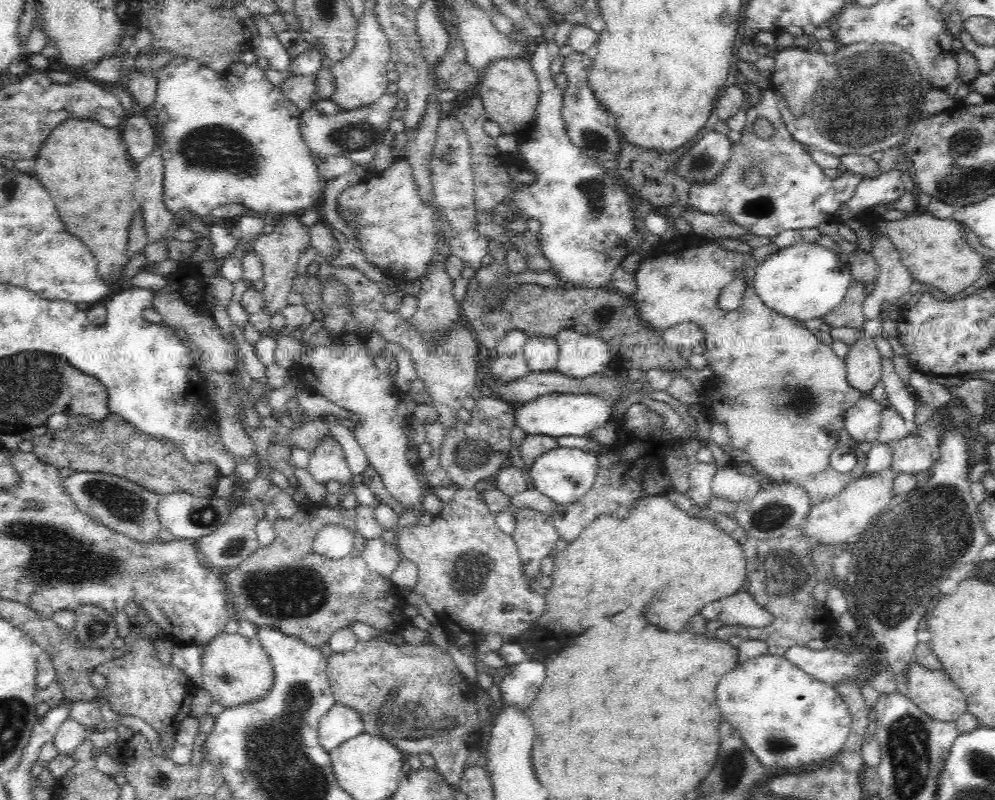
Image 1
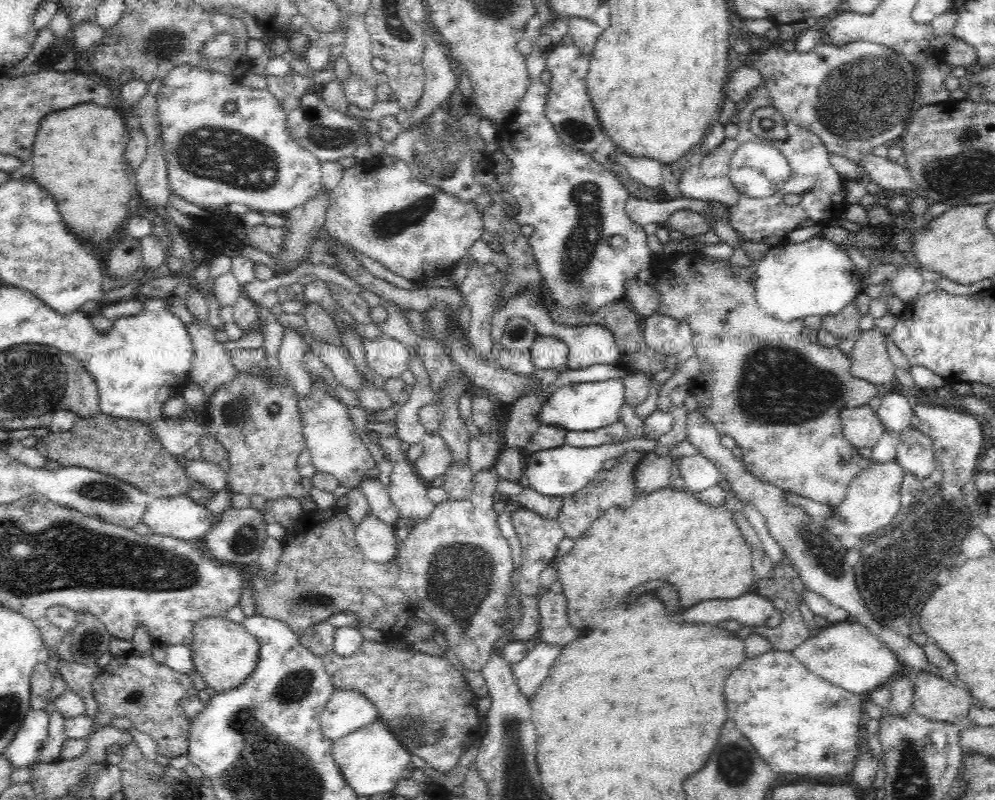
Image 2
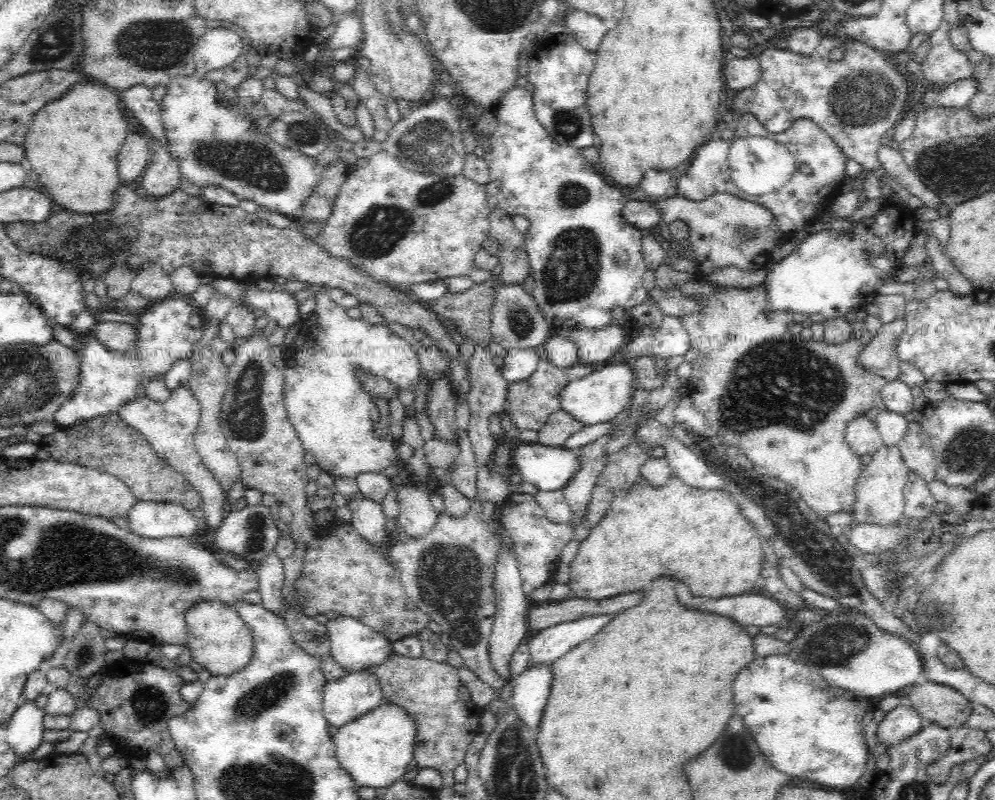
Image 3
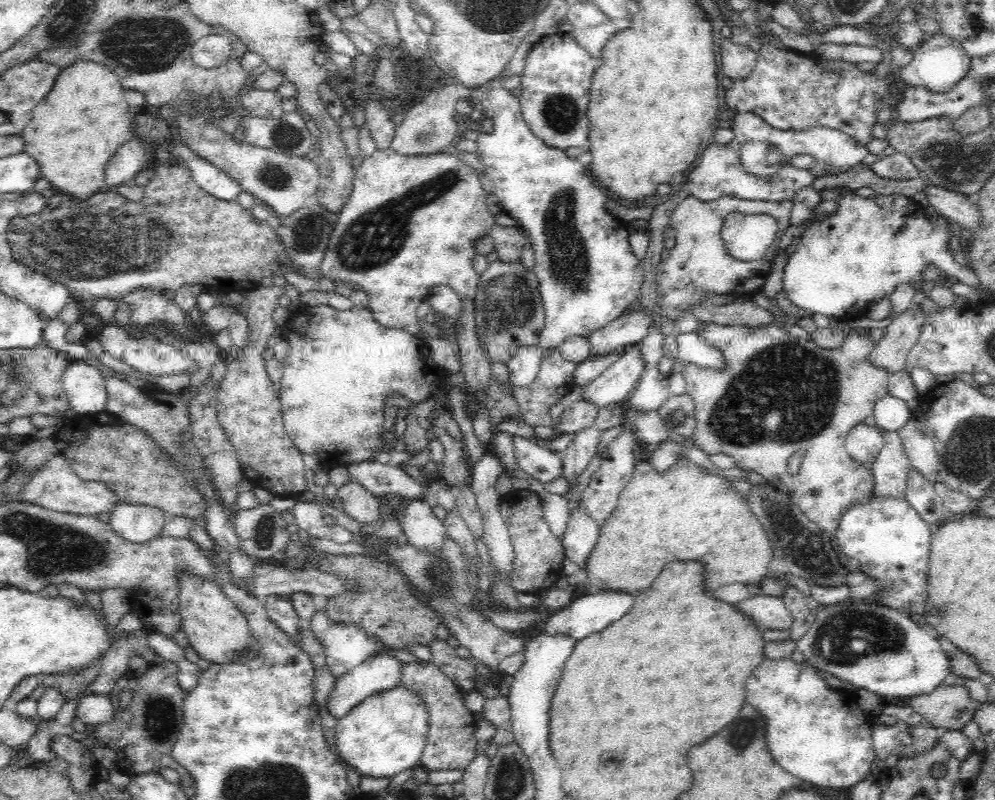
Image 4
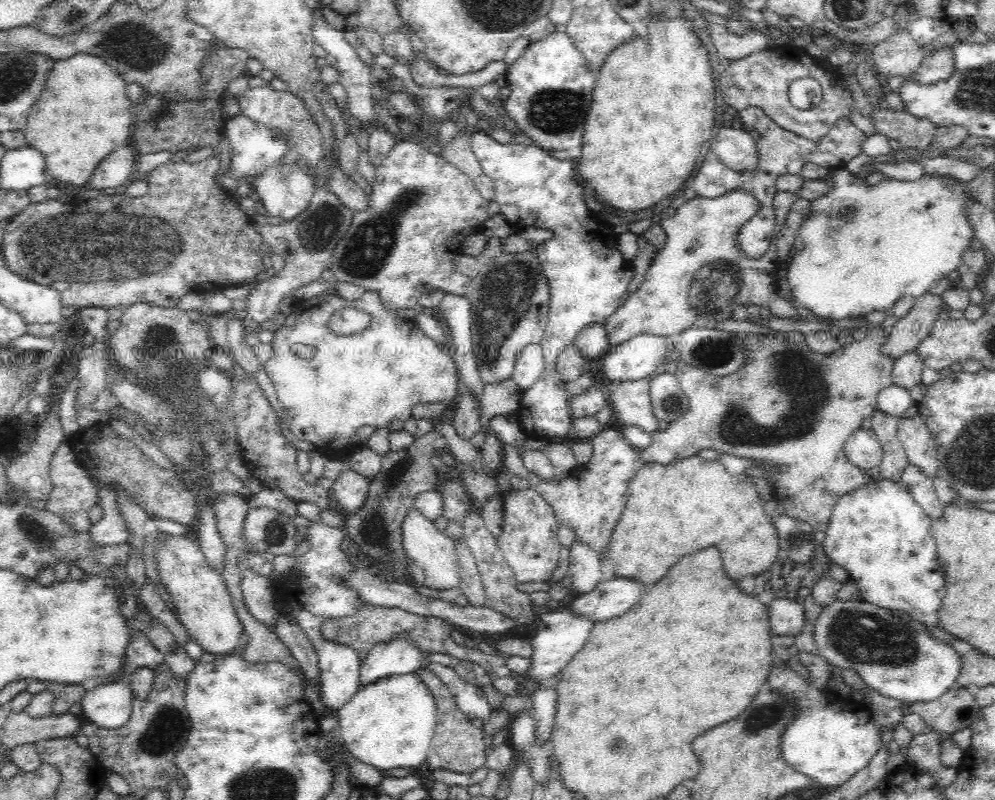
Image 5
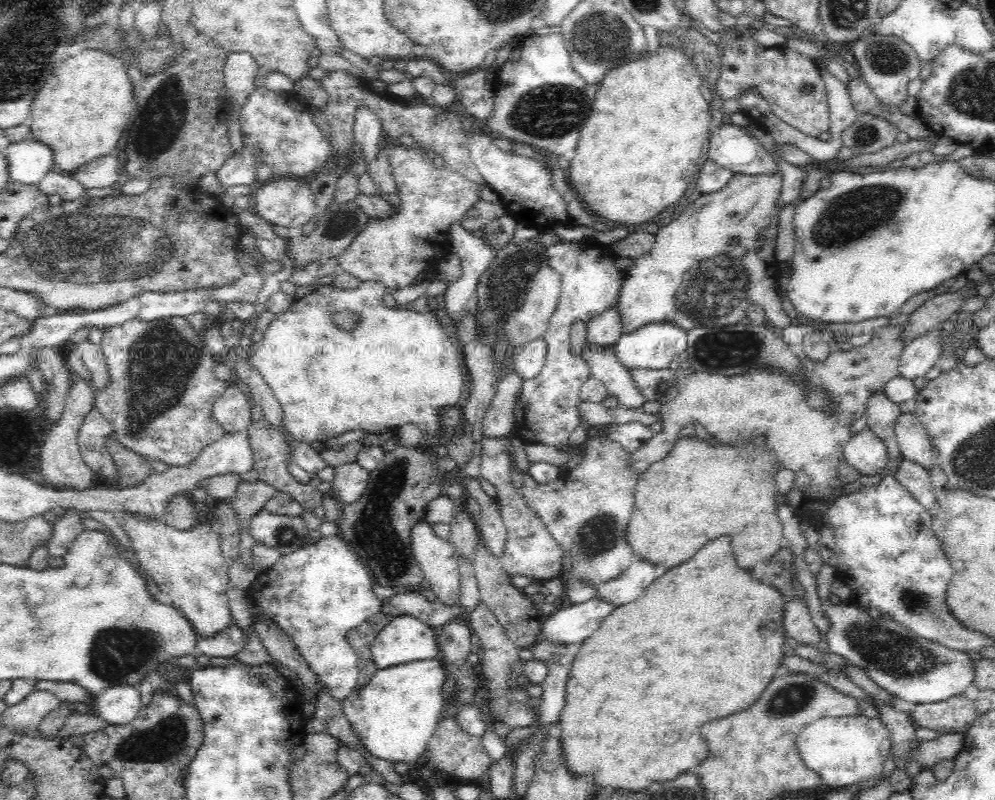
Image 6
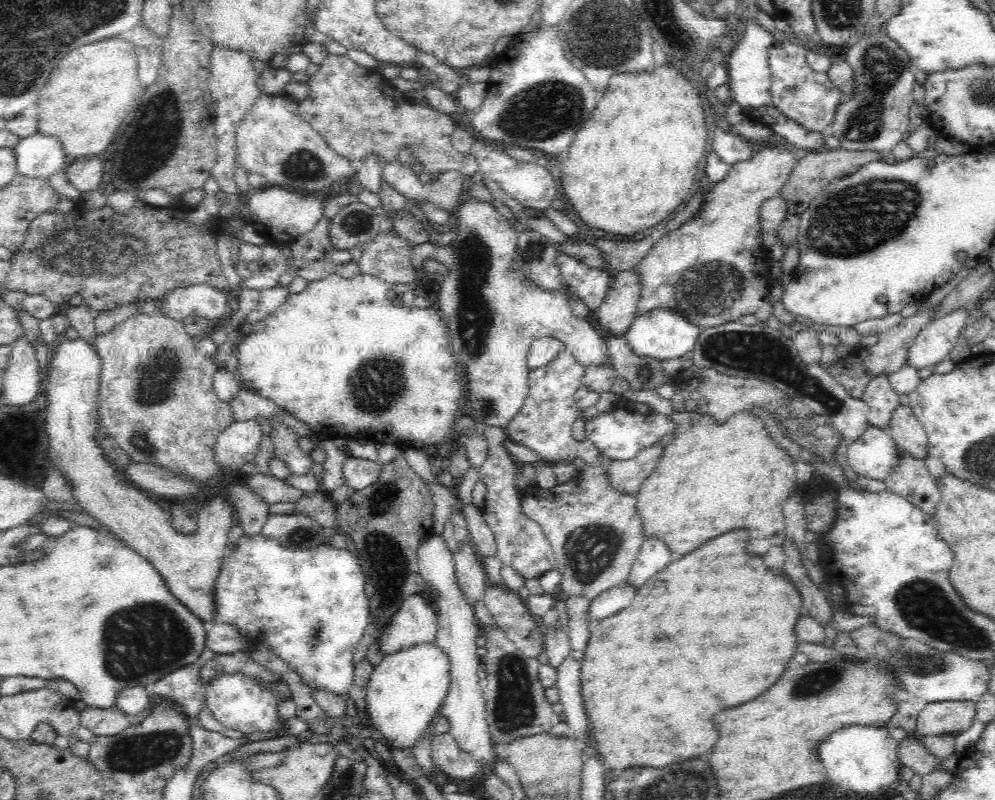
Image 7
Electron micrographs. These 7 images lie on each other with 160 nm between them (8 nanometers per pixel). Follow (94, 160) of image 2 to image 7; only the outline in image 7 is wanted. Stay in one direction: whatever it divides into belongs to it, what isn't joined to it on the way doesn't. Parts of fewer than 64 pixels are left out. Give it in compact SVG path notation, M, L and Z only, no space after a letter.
M112 36L70 50L48 77L38 102L38 133L56 137L69 161L100 154L114 140L122 120L136 108L144 91L138 75L138 53L124 36Z

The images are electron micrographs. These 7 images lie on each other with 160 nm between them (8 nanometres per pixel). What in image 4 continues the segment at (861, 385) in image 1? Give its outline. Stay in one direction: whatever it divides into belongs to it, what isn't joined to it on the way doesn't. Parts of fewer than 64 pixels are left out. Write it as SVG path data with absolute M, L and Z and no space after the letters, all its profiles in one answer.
M912 304L902 315L884 329L884 337L870 353L870 363L886 369L888 373L903 370L907 354L918 344L926 324L922 307Z

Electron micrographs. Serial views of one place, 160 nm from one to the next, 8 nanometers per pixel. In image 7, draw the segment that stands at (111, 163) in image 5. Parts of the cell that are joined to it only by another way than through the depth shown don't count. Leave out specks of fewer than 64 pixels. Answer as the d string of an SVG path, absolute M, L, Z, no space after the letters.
M90 158L84 162L69 161L68 165L63 169L64 177L68 179L68 183L82 194L84 192L92 192L98 188L100 180L102 180L102 160L100 158Z

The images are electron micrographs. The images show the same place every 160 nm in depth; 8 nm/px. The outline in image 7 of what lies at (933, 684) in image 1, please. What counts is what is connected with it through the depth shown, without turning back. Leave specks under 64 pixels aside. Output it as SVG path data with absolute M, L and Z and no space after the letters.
M946 701L946 702L931 702L928 703L917 718L917 732L918 738L926 736L942 736L942 734L956 737L960 733L968 730L975 722L975 714L977 703L968 701Z

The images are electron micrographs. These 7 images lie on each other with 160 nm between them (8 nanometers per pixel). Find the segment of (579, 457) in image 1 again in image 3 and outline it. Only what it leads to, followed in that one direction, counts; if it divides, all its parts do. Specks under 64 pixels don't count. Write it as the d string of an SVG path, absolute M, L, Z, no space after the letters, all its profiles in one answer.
M522 443L514 447L511 464L515 472L522 477L522 482L530 483L539 490L560 490L566 486L566 482L572 478L572 474L578 468L576 455L576 451L566 450L562 447Z

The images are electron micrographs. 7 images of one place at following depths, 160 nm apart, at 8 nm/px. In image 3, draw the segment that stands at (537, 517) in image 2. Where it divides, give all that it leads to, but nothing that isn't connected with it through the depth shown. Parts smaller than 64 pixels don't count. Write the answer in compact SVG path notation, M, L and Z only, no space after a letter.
M511 491L502 502L499 520L511 540L519 564L522 589L527 597L534 590L554 580L559 566L560 554L565 552L572 540L572 527L569 523L556 524L548 520L535 496Z

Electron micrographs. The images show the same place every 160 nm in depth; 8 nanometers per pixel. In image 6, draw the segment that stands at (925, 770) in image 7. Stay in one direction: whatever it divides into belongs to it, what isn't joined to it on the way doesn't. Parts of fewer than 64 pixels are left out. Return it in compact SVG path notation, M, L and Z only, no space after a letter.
M882 707L879 712L881 721L890 731L894 760L901 758L906 764L916 762L921 770L928 770L942 761L955 759L962 752L963 732L941 735L936 740L920 741L916 736L916 724L910 715L906 716L906 713L894 707Z

